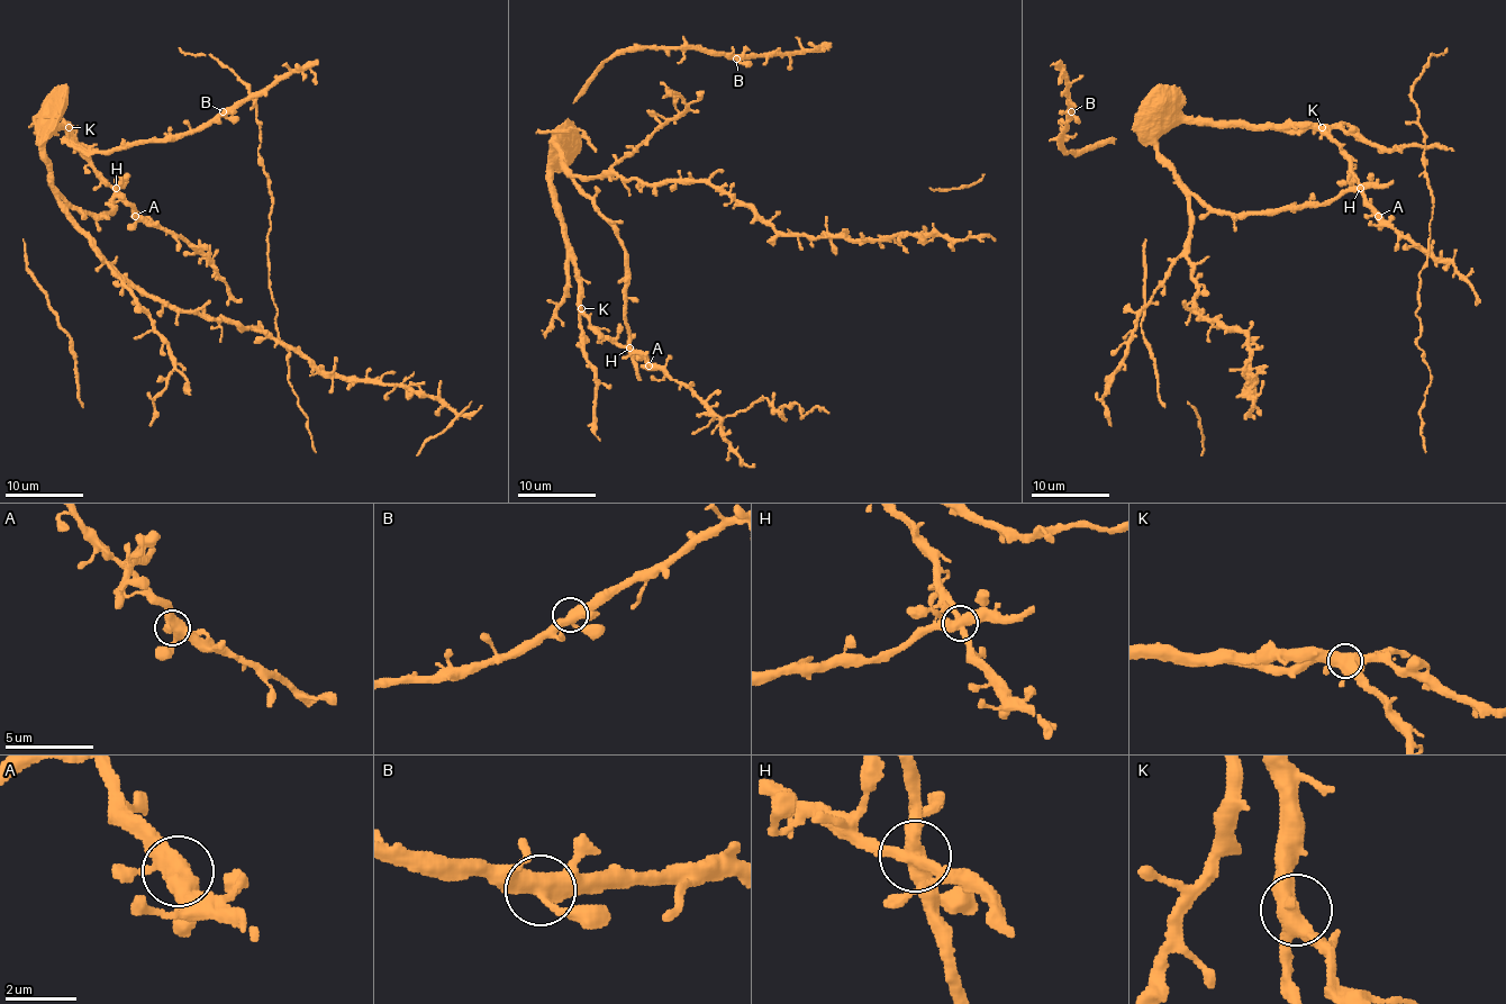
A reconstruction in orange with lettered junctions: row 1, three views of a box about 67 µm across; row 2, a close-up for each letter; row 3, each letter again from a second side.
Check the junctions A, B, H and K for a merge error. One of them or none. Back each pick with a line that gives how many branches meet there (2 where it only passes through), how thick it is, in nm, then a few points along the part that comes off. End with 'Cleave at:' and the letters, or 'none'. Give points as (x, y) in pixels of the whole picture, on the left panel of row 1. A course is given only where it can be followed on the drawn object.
Cleave at: none

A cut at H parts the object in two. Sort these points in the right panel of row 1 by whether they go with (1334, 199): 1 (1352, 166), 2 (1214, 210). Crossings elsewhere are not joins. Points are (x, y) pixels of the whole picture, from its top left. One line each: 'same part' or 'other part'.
1: other part
2: same part

